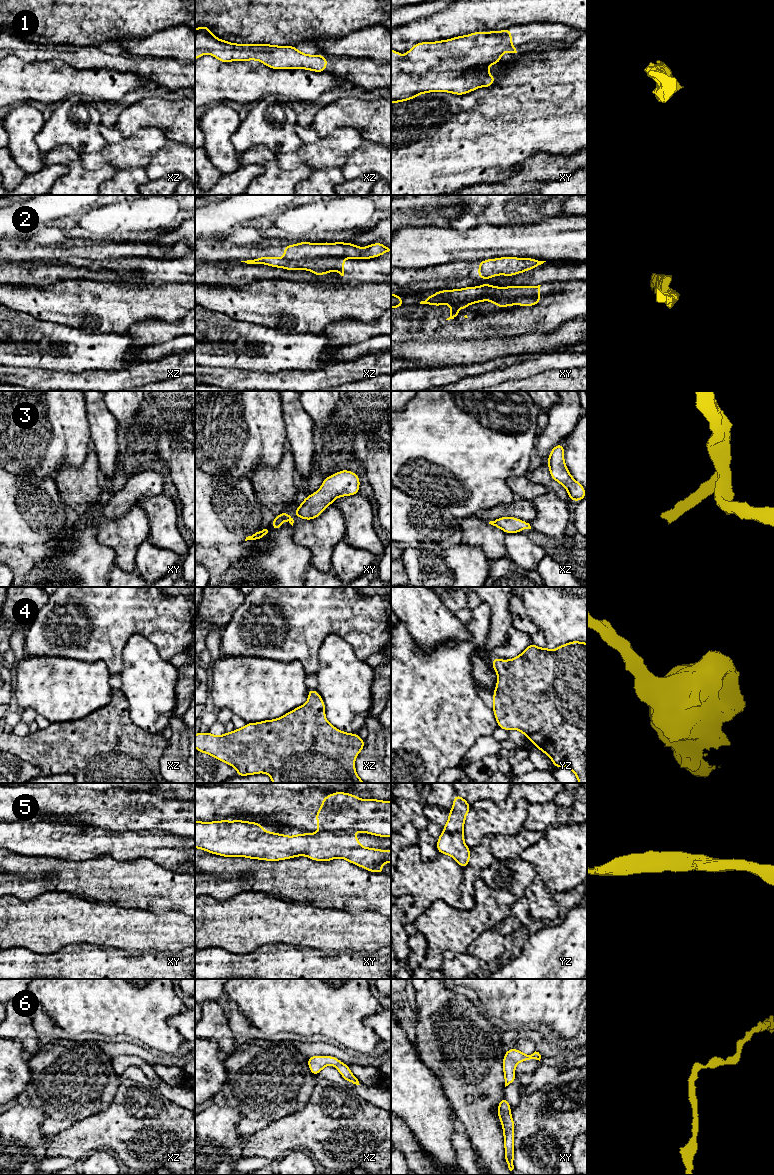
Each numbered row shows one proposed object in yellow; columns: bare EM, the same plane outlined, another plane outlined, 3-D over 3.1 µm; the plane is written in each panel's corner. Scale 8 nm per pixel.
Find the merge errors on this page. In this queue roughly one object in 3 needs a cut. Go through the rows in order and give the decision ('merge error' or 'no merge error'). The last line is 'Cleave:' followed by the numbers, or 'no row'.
1: no merge error
2: merge error
3: no merge error
4: no merge error
5: merge error
6: no merge error
Cleave: 2, 5

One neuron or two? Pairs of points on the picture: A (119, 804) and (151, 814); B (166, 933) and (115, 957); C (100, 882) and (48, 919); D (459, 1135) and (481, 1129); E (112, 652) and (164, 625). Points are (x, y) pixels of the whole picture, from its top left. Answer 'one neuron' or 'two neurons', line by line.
A: one neuron
B: two neurons
C: two neurons
D: two neurons
E: one neuron

